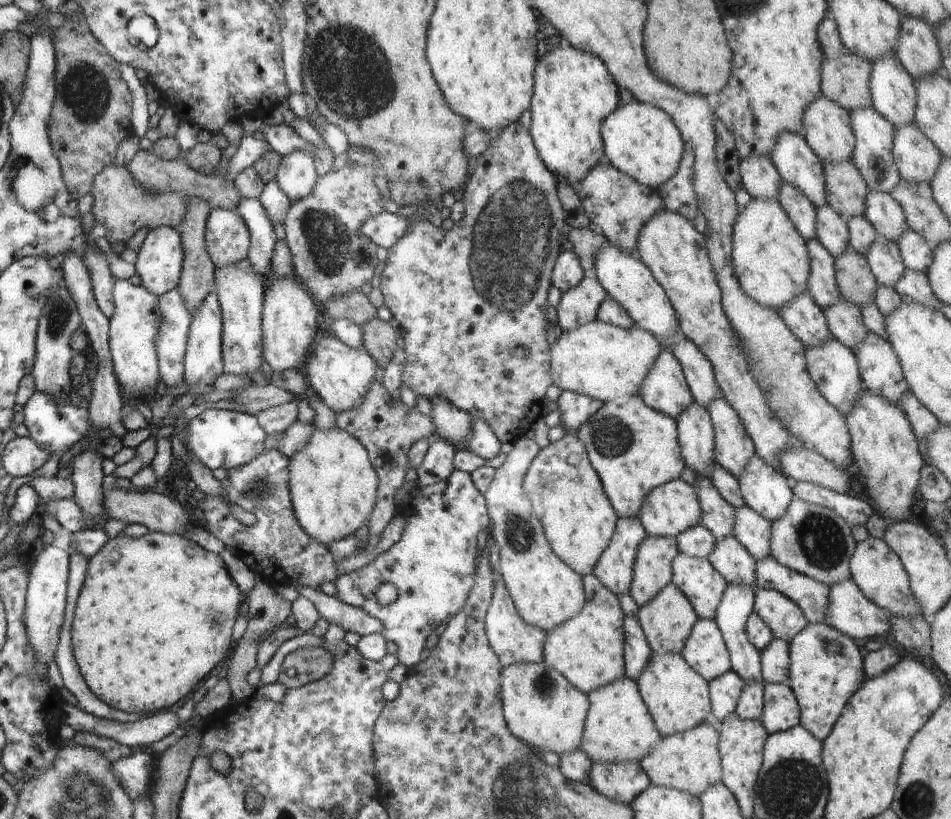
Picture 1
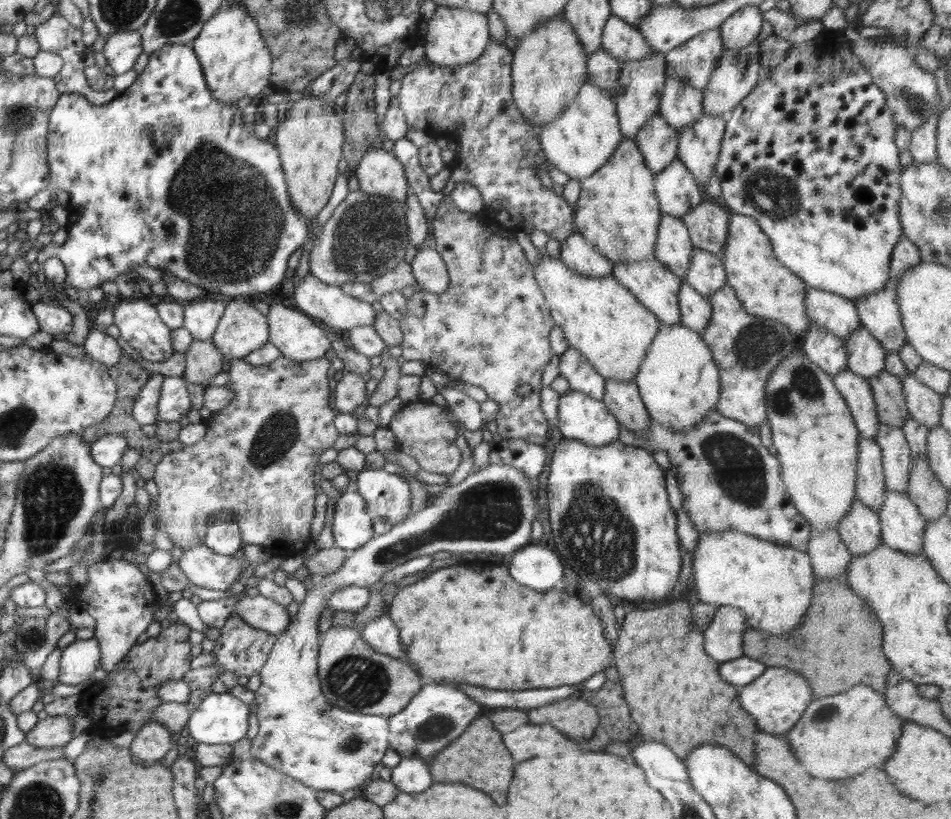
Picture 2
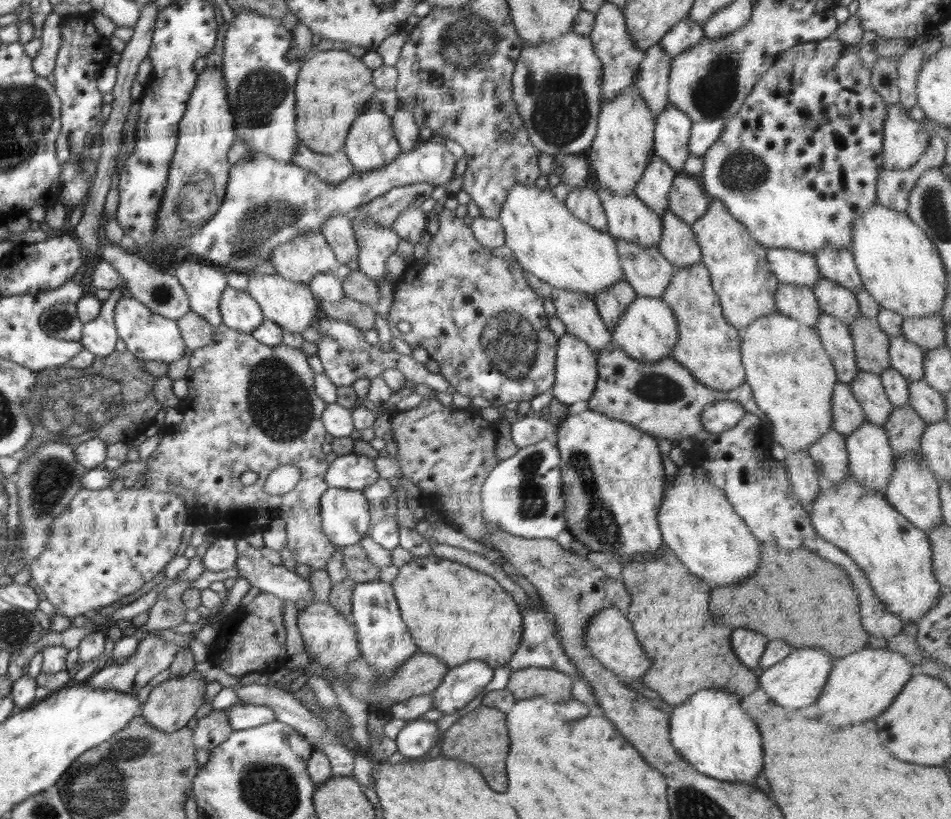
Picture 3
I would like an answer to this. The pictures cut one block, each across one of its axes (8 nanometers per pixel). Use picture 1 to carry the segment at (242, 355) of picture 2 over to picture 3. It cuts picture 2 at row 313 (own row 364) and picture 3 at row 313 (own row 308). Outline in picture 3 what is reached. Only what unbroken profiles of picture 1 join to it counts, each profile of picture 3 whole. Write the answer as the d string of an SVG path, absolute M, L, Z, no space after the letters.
M229 285L220 297L219 307L222 323L228 329L251 334L264 322L262 309L254 298Z

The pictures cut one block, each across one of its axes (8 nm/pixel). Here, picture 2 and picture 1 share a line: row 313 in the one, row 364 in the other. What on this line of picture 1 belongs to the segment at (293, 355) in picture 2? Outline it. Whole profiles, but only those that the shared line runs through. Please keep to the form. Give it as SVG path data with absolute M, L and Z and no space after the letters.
M297 278L274 280L263 296L262 356L274 371L303 370L317 332L320 306Z

